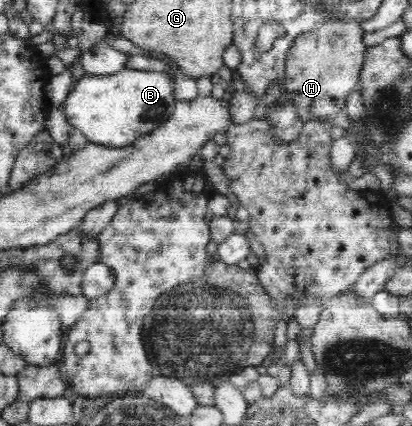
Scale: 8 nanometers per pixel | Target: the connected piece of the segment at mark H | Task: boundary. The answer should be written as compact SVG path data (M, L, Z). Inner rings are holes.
M332 19L332 21L322 22L320 26L309 30L308 33L298 35L296 41L293 41L286 55L286 73L282 89L289 100L295 103L296 113L304 124L312 121L313 118L318 121L332 122L332 118L344 108L350 91L356 87L365 60L367 45L363 42L363 35L363 29L358 21Z

